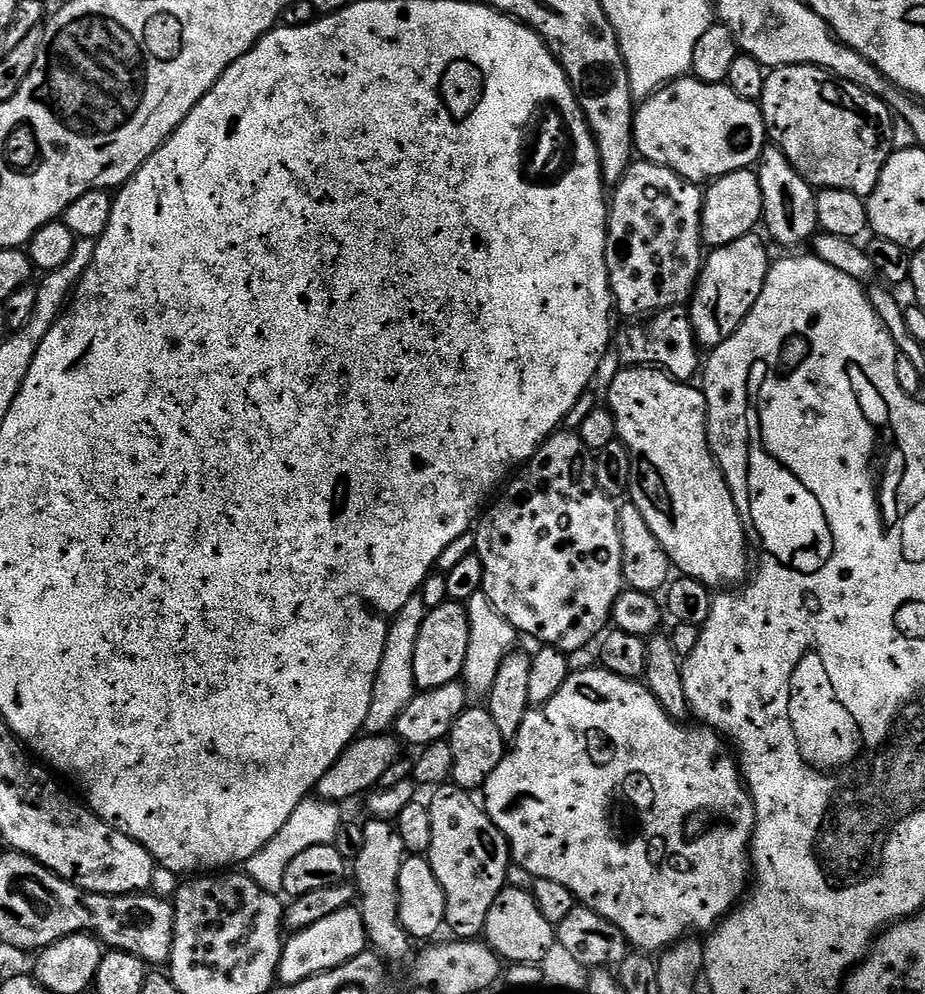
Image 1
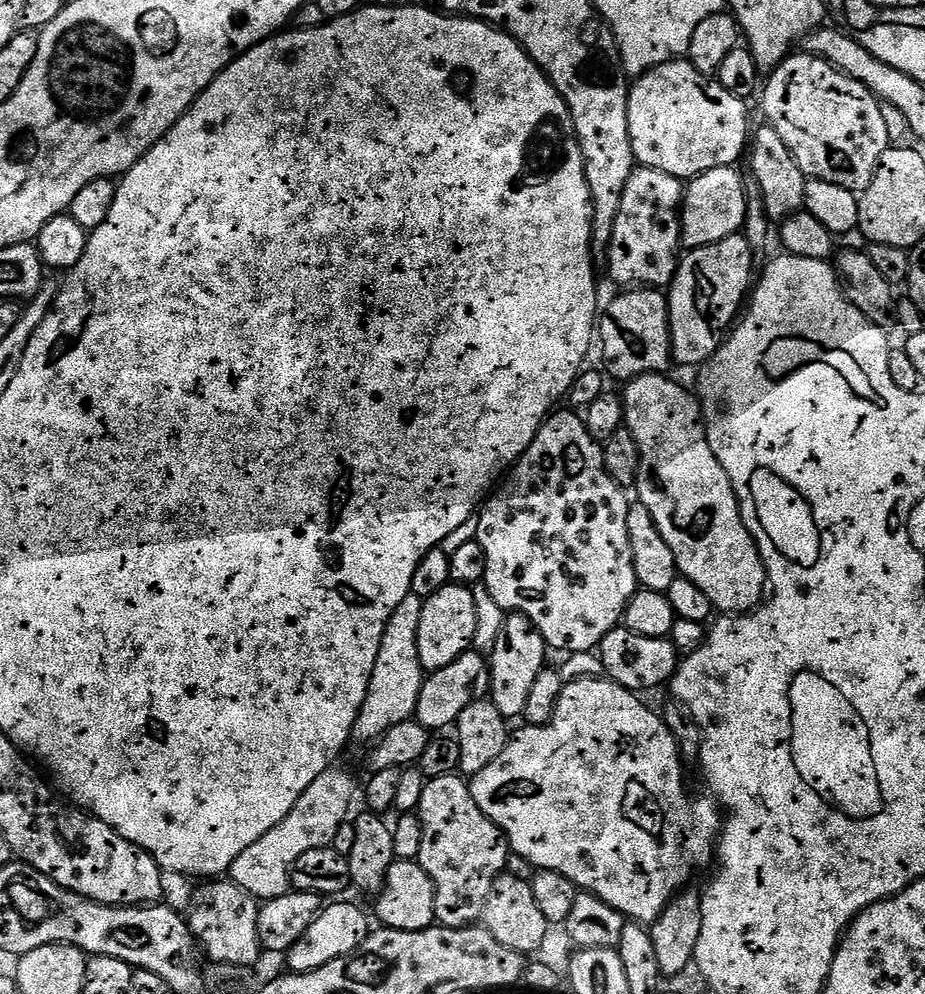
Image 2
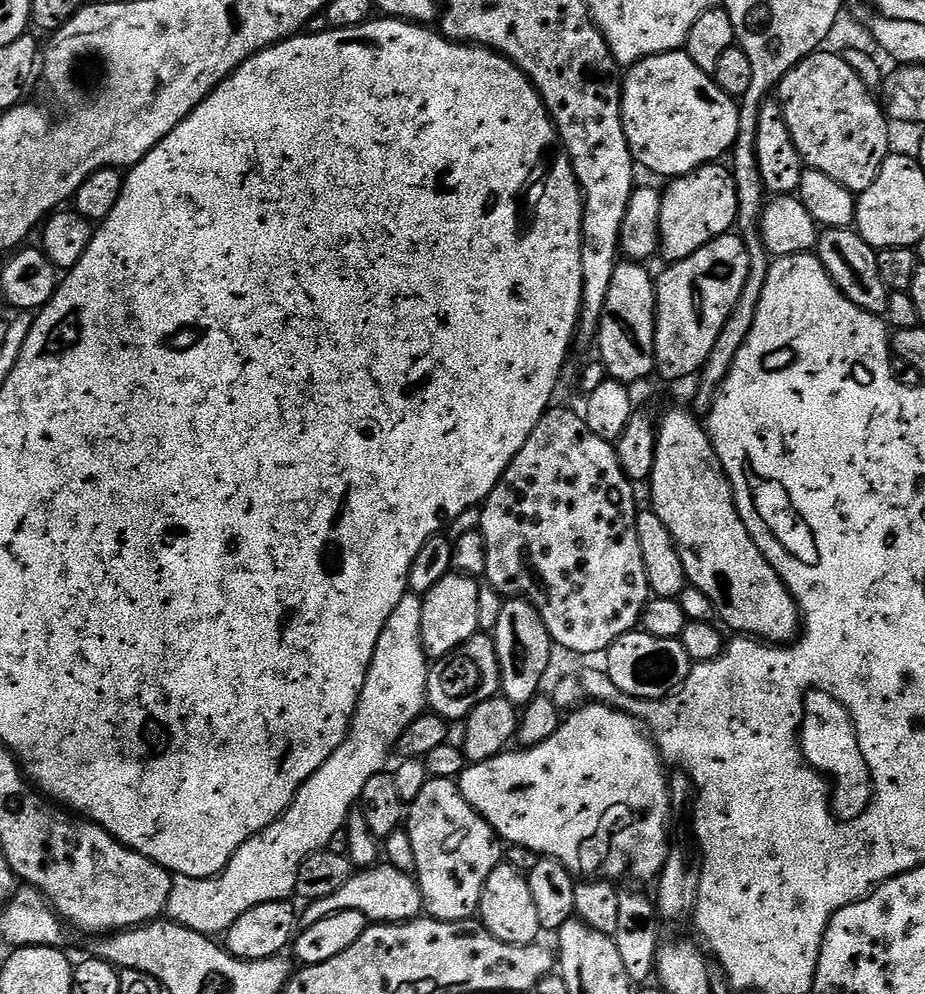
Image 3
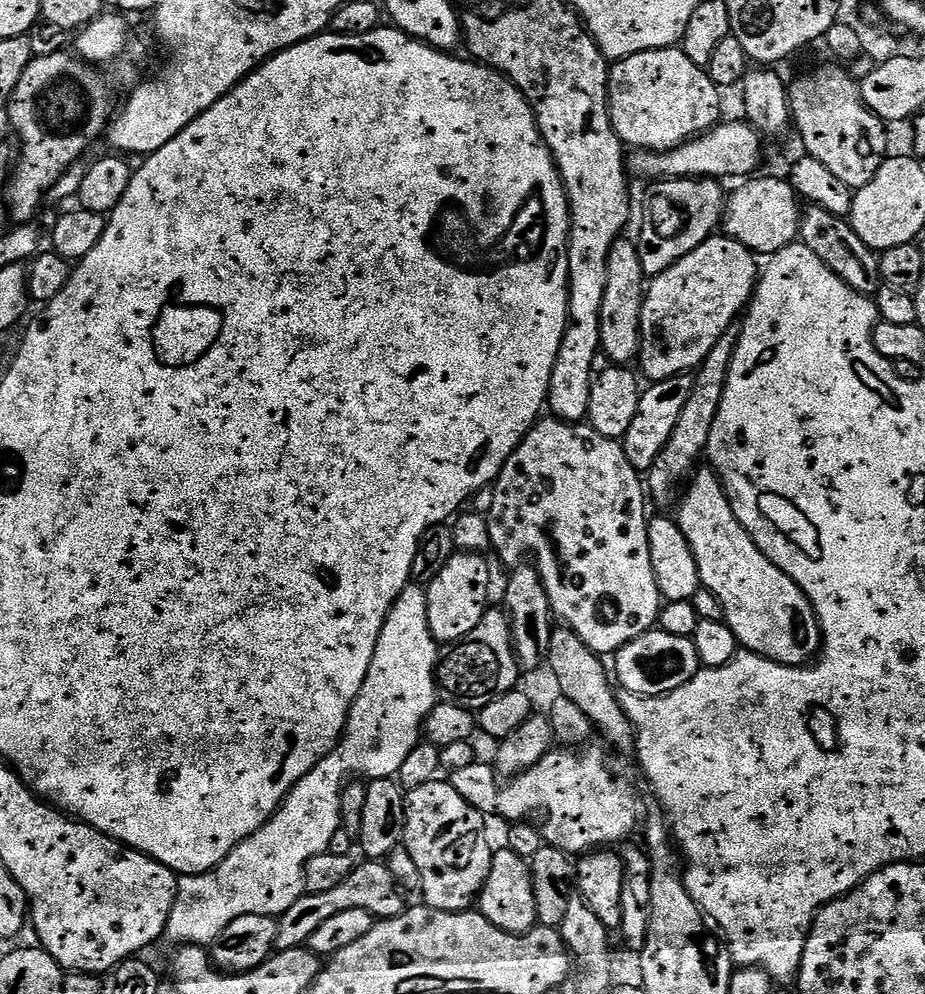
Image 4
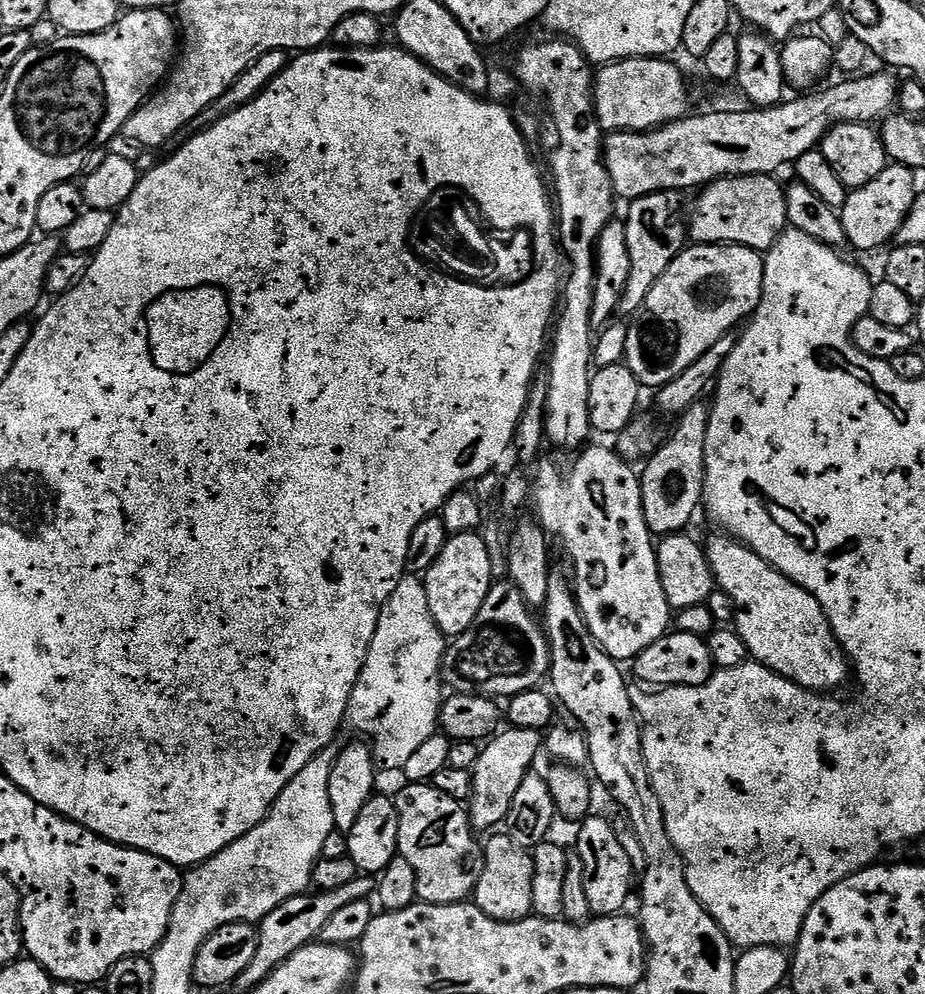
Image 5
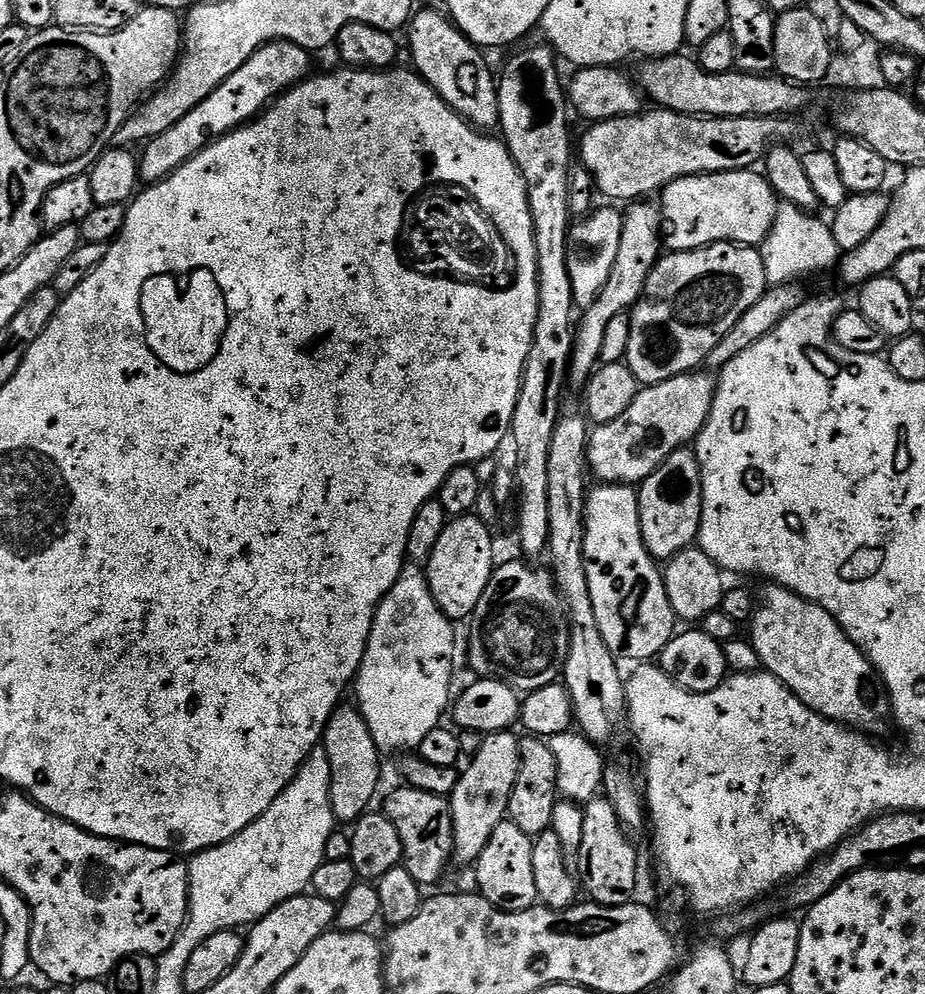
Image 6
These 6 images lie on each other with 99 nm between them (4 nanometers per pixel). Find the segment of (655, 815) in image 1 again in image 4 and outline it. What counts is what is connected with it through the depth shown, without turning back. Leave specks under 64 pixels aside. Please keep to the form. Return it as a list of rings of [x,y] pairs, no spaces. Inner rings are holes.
[[[591,748],[548,752],[542,762],[507,782],[498,779],[491,763],[477,762],[451,773],[450,783],[479,812],[493,812],[507,822],[527,821],[534,818],[532,816],[541,816],[544,819],[542,837],[545,845],[569,854],[604,850],[627,841],[635,828],[637,831],[636,796],[608,769],[607,758],[598,749]]]

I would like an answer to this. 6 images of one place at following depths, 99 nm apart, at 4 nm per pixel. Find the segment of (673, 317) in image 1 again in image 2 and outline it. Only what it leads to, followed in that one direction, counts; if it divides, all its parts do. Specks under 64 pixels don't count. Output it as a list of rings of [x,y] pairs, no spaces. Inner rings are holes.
[[[637,286],[624,290],[612,300],[608,316],[598,320],[598,348],[604,351],[607,375],[619,382],[636,379],[637,376],[664,374],[669,370],[672,358],[672,331],[668,325],[668,297],[663,291]]]

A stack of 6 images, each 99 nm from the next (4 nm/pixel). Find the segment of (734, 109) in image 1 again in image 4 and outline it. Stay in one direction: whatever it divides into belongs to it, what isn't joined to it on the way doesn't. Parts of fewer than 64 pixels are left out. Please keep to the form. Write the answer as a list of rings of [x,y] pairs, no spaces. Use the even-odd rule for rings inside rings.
[[[680,46],[639,52],[625,60],[615,61],[608,69],[608,109],[612,125],[620,143],[632,150],[669,152],[692,137],[709,132],[722,120],[720,96],[721,89],[708,77],[707,71],[694,66]]]

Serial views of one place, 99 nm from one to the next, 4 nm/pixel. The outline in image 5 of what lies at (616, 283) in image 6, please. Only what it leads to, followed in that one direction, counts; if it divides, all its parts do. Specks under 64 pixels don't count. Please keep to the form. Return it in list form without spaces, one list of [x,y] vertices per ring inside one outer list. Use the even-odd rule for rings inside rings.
[[[679,191],[655,192],[631,201],[627,205],[628,216],[624,220],[626,230],[626,246],[630,250],[630,282],[626,282],[626,290],[620,299],[621,313],[635,314],[642,306],[646,294],[662,278],[666,266],[674,262],[674,258],[683,252],[690,240],[690,228],[686,216],[680,213]]]

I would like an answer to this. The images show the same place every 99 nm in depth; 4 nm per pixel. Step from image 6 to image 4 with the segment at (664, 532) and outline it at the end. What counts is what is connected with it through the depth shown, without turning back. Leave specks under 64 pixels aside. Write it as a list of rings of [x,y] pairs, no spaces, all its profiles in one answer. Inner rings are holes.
[[[736,324],[732,325],[715,343],[713,350],[710,350],[710,354],[696,370],[690,397],[686,400],[685,409],[679,415],[677,425],[674,426],[674,433],[663,448],[662,454],[655,460],[655,466],[649,469],[646,476],[646,490],[651,503],[653,500],[660,507],[657,509],[668,510],[664,508],[671,505],[673,507],[677,503],[680,487],[695,469],[696,459],[707,449],[710,430],[714,424],[714,418],[717,417],[718,406],[721,405],[725,383],[728,381],[729,367],[732,365],[733,352],[739,339],[740,327]]]

